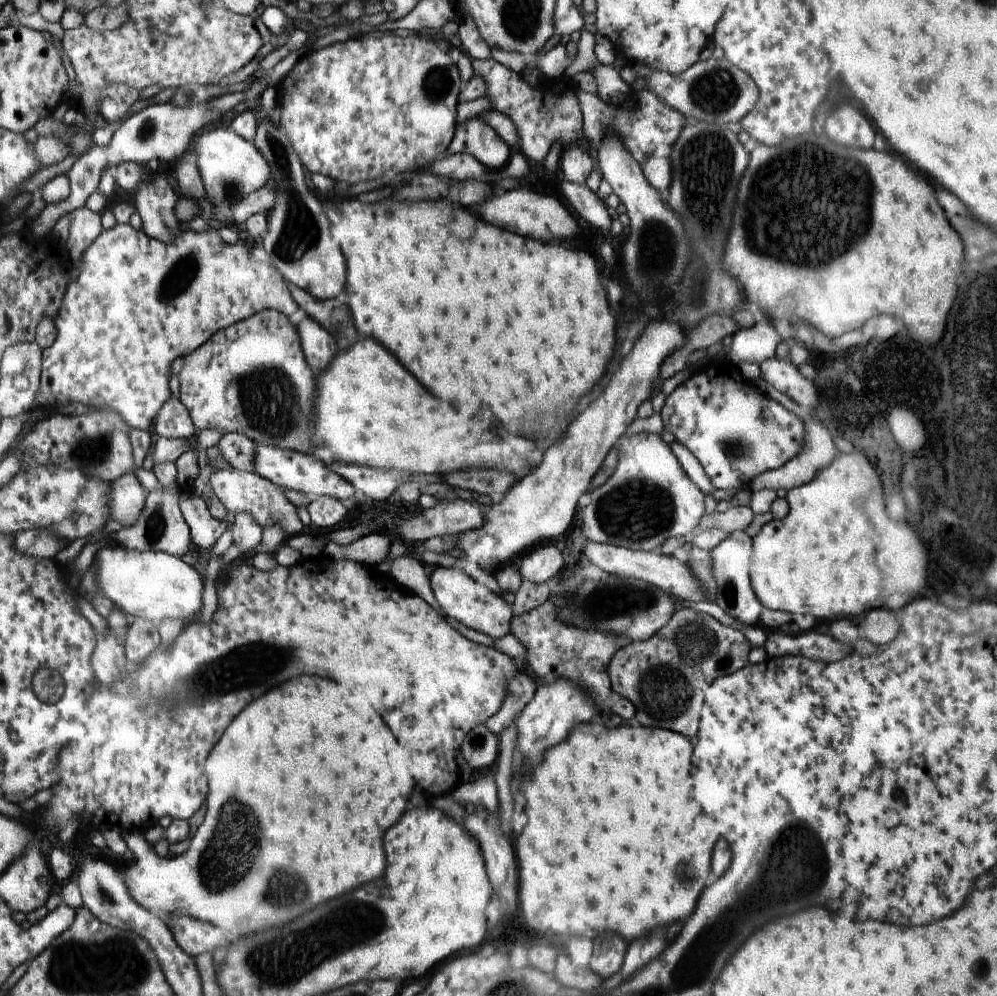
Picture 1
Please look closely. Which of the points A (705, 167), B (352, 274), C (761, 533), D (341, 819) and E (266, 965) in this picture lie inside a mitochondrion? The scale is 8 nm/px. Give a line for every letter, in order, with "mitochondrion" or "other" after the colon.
A: mitochondrion
B: other
C: other
D: other
E: mitochondrion

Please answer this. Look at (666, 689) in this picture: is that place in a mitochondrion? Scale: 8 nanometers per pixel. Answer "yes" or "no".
yes

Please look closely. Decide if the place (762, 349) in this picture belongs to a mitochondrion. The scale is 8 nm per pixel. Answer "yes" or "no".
no

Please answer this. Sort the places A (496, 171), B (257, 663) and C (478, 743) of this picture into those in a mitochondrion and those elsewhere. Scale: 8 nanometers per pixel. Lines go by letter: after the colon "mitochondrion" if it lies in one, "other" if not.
A: other
B: mitochondrion
C: mitochondrion

